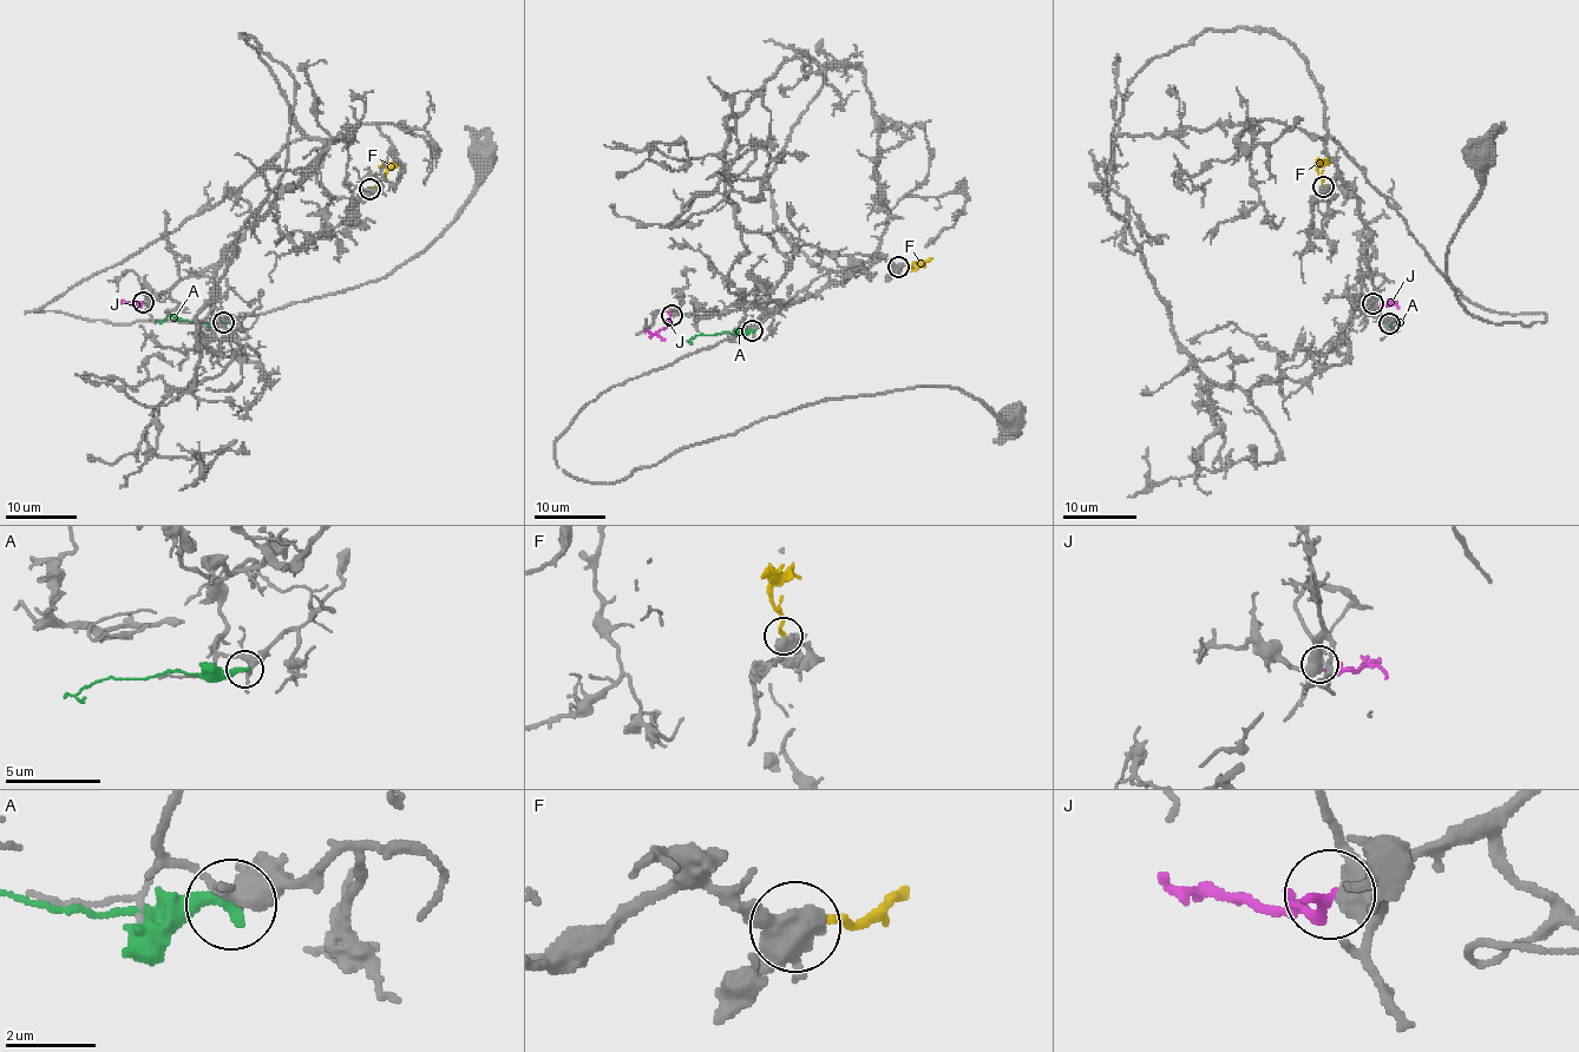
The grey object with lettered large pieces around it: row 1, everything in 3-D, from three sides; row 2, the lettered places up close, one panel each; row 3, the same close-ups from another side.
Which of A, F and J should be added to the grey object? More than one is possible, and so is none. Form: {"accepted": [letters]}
{"accepted": []}

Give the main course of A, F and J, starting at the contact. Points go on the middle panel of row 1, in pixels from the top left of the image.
A: (753, 331), (698, 335), (685, 342)
F: (898, 267), (932, 257)
J: (672, 315), (661, 329), (648, 333), (644, 329)

